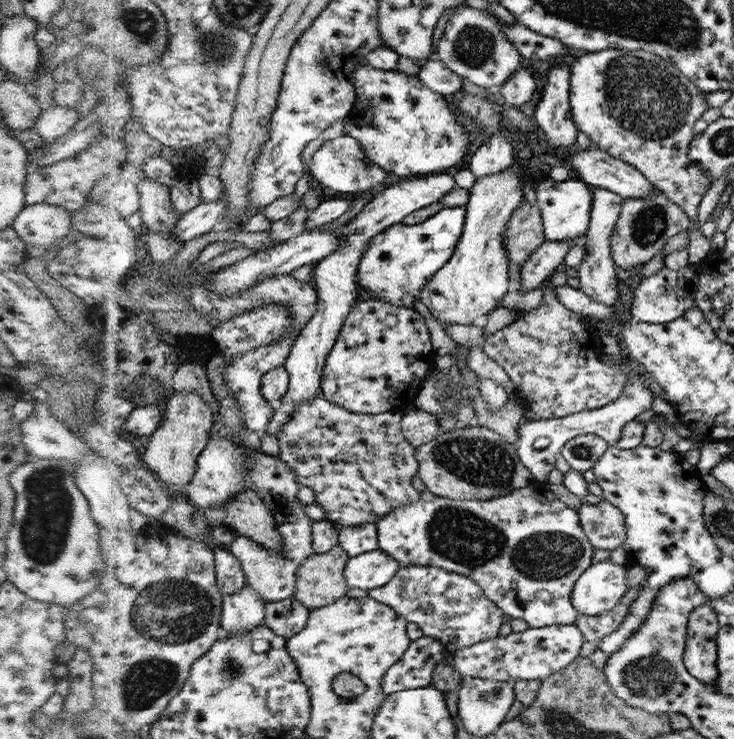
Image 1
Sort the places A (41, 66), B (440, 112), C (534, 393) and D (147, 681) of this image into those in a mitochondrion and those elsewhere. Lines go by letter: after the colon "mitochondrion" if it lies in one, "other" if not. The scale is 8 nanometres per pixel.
A: other
B: other
C: other
D: mitochondrion

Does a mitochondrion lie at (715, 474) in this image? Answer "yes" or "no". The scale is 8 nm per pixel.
no

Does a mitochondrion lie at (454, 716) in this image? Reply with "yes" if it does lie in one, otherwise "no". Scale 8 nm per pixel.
no

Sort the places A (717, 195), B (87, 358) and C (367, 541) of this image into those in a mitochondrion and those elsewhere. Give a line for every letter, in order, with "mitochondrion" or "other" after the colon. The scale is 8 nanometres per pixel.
A: other
B: mitochondrion
C: other

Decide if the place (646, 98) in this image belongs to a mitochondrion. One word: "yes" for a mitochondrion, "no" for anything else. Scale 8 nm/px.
yes

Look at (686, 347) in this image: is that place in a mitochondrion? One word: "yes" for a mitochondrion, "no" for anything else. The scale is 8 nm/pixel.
no

